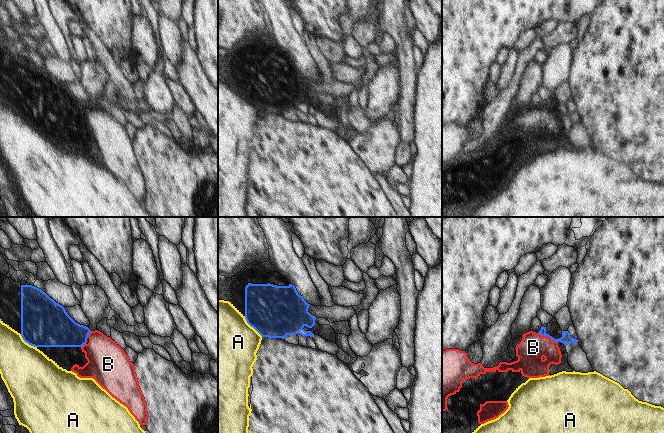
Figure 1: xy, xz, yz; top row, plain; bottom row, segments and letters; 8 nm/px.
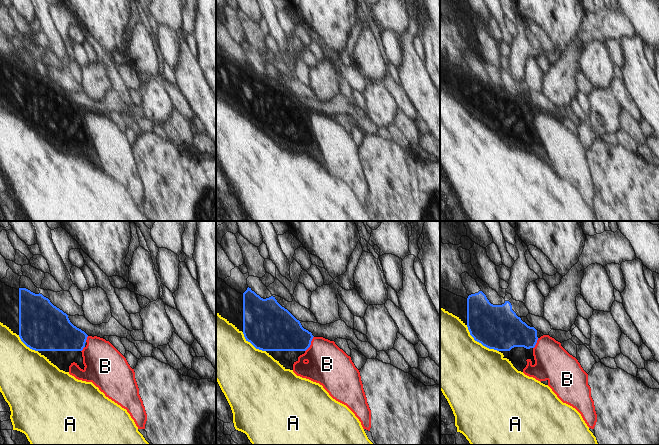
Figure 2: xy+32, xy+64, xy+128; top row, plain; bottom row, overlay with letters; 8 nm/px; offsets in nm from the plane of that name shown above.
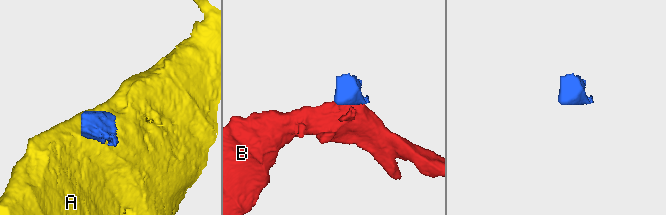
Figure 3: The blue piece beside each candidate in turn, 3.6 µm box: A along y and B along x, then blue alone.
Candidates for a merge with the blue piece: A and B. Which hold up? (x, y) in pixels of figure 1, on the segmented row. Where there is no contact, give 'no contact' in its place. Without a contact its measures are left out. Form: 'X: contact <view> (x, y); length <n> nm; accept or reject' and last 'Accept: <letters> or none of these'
A: contact xz (252, 326); length 220 nm; reject
B: contact yz (548, 336); length 180 nm; reject
Accept: none of these

